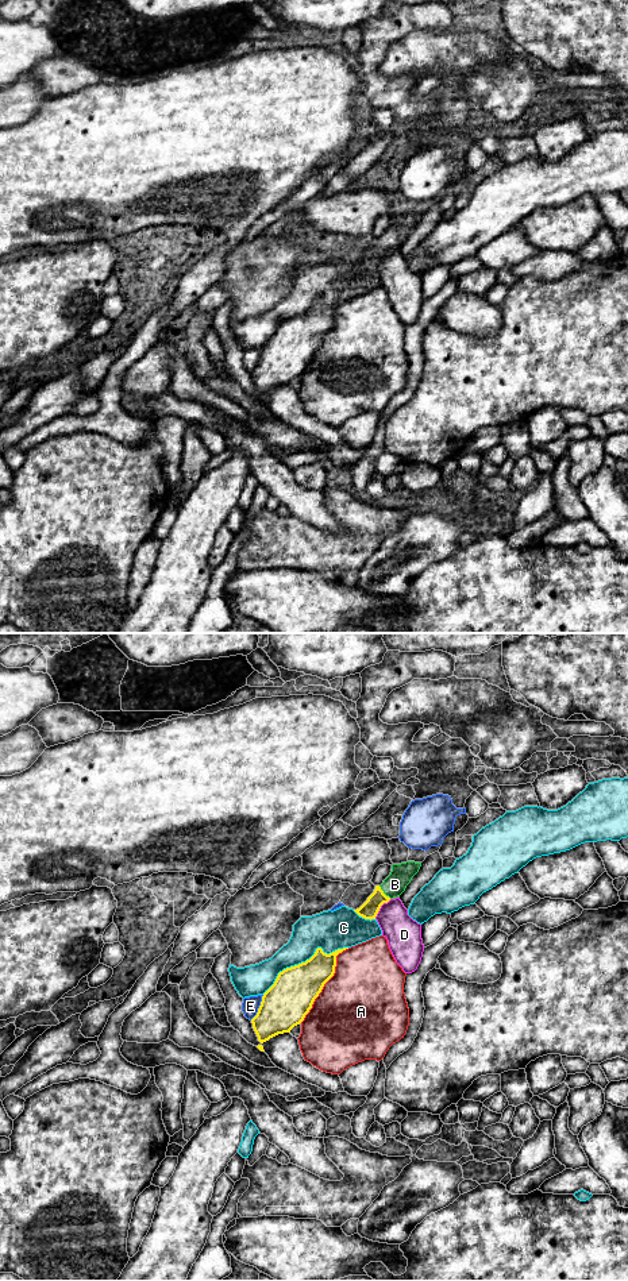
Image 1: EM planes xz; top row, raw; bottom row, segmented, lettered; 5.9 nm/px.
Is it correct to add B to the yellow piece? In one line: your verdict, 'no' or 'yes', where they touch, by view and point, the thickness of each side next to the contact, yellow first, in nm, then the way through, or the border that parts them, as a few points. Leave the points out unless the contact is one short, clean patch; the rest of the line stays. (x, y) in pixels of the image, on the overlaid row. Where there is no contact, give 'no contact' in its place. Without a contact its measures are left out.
yes; meets yellow in xz at (382, 892); 110 nm thick on the yellow side, 140 nm on the other; runs through xz (369, 910), (382, 892), (395, 884)

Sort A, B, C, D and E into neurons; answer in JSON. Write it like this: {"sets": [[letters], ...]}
{"sets": [["A"], ["B"], ["C"], ["D"], ["E"]]}

